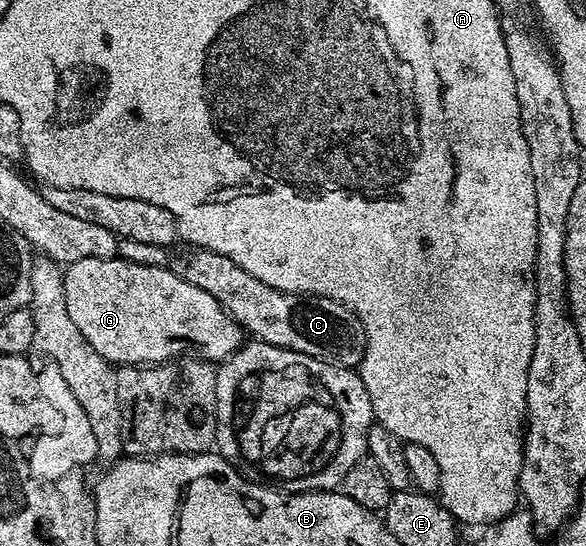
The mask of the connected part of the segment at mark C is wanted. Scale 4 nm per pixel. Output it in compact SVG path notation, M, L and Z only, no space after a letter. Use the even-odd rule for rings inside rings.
M203 247L187 249L184 255L172 254L169 267L177 277L189 281L189 285L205 289L205 293L218 301L248 336L352 369L358 368L363 359L367 334L354 311L336 299L273 289L273 285L257 281L253 273L245 273L245 269L228 255L218 255Z

